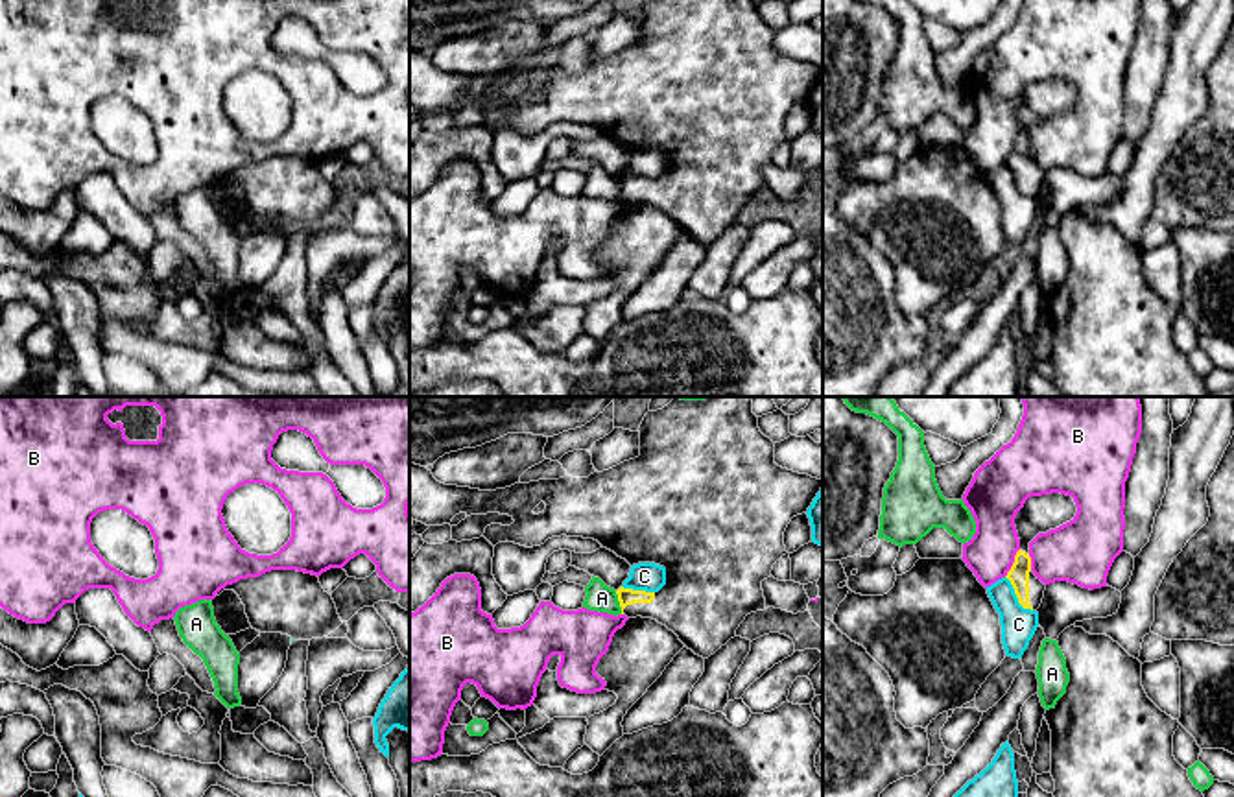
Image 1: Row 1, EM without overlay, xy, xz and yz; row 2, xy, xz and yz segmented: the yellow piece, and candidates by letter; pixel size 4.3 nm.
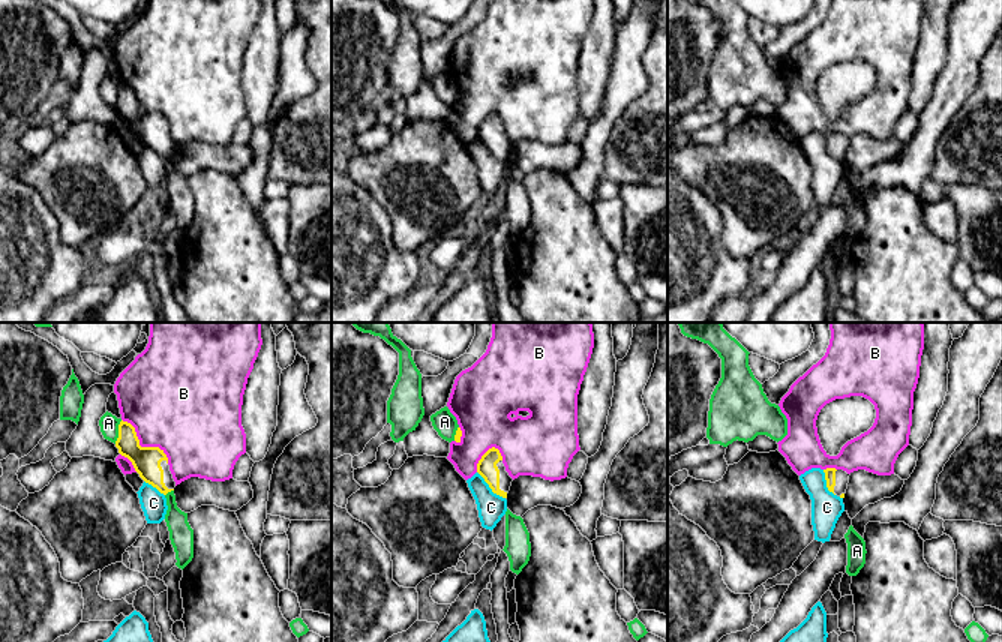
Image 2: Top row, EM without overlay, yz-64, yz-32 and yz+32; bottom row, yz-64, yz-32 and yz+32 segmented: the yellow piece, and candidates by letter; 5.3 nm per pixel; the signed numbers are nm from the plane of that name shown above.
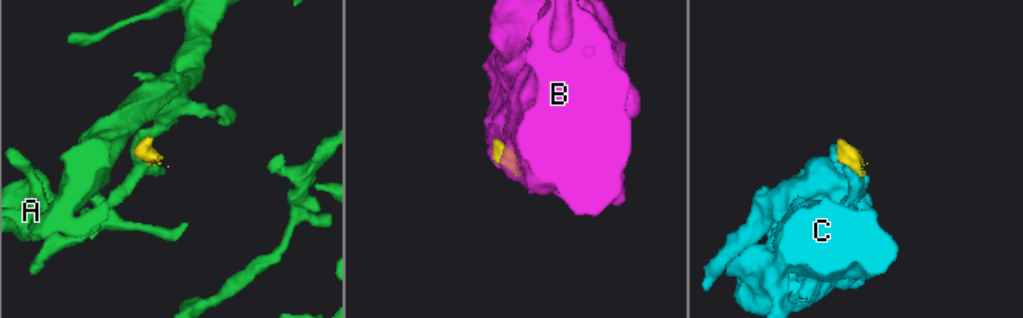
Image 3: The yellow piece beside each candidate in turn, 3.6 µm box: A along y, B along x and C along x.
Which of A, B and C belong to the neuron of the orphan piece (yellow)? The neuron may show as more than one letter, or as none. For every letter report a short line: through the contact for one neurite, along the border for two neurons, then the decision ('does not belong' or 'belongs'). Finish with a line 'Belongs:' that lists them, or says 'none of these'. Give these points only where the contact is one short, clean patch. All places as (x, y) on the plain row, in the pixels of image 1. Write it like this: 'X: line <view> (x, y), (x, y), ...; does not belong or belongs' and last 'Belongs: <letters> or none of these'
A: does not belong
B: does not belong
C: line yz (1006, 163), (1017, 187), (1032, 198); does not belong
Belongs: none of these

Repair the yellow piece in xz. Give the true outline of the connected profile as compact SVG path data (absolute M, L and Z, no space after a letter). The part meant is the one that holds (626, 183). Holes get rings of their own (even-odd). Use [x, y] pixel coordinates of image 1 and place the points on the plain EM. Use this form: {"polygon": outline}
{"polygon": "M646 0L640 15L640 42L588 65L564 63L515 70L505 76L480 77L445 72L426 54L409 50L409 105L426 113L450 111L459 100L509 101L511 113L491 111L483 124L496 133L515 129L540 133L552 124L594 125L625 146L631 153L655 149L666 155L666 172L659 179L616 177L622 201L653 205L673 218L695 242L708 245L730 225L747 201L764 197L762 168L771 164L773 151L786 142L784 118L793 103L802 101L823 76L823 66L782 55L775 50L775 30L758 15L754 0Z"}

